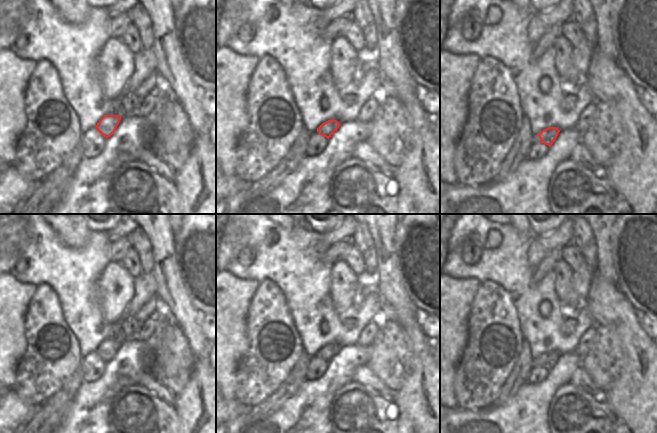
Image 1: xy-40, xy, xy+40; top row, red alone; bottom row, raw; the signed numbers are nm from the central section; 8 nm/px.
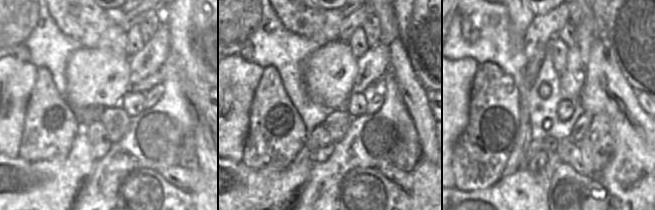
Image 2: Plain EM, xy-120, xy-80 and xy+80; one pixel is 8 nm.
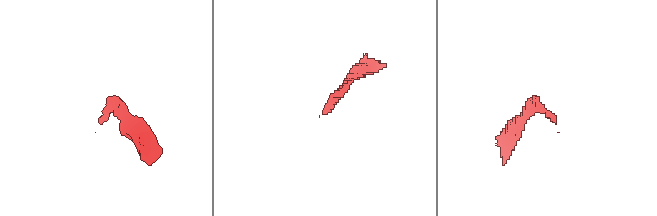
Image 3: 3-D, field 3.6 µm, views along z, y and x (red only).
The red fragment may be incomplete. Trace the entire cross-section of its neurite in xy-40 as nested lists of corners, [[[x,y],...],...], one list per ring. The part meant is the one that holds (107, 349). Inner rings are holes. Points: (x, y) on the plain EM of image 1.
[[[104,339],[95,352],[107,363],[115,356],[120,344],[120,339]]]

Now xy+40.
[[[548,351],[540,355],[537,359],[540,362],[540,367],[544,367],[550,371],[557,362],[559,356],[560,354],[556,351]]]

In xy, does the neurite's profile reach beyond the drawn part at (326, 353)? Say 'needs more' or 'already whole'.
already whole

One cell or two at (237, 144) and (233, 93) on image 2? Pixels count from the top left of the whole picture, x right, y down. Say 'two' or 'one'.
one

